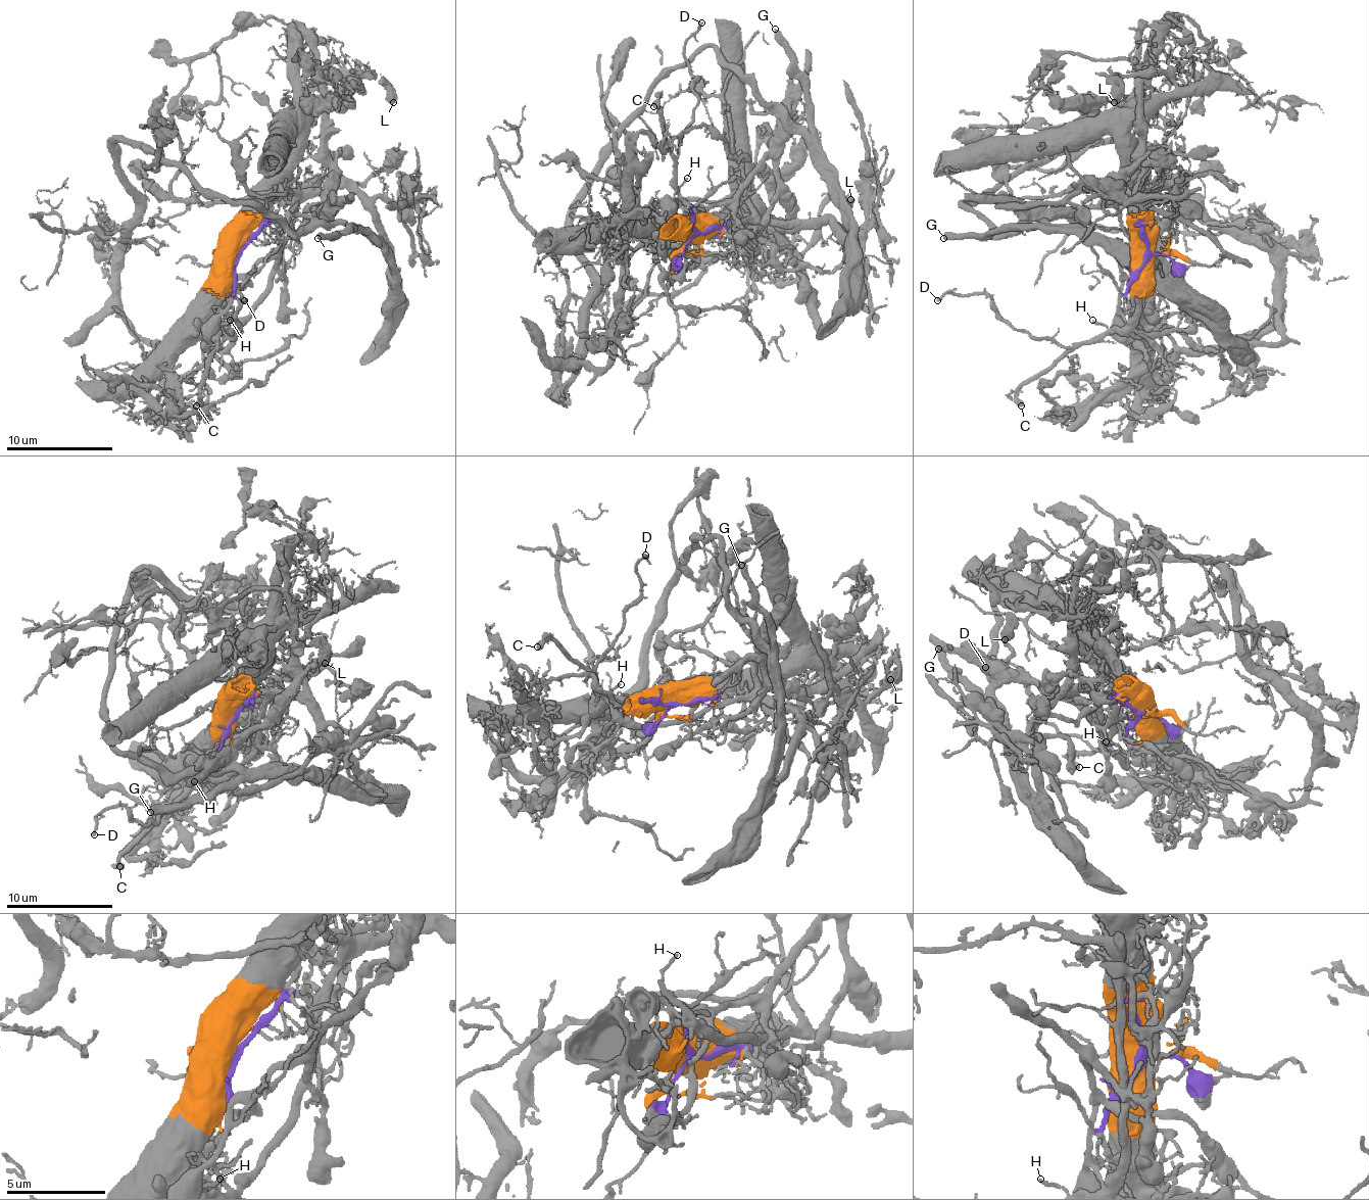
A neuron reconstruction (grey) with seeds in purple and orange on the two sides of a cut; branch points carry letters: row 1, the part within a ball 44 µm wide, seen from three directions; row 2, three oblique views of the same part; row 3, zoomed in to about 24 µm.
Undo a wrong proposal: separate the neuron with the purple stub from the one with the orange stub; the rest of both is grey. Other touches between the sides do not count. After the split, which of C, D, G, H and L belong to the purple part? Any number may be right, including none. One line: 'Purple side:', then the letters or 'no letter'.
Purple side: C, D, G, H

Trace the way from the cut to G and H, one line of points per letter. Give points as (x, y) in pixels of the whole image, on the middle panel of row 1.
G: (692, 232), (711, 232), (726, 222), (827, 222), (848, 243), (848, 210), (822, 160), (809, 78), (774, 30)
H: (692, 232), (692, 213), (678, 222), (681, 227), (689, 217), (689, 203), (678, 187), (686, 179)

